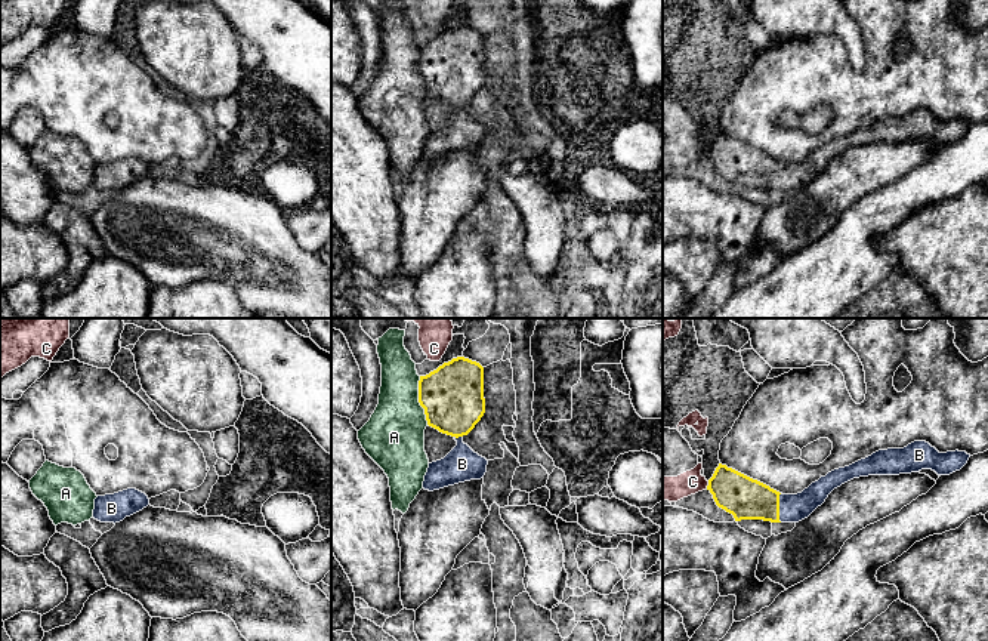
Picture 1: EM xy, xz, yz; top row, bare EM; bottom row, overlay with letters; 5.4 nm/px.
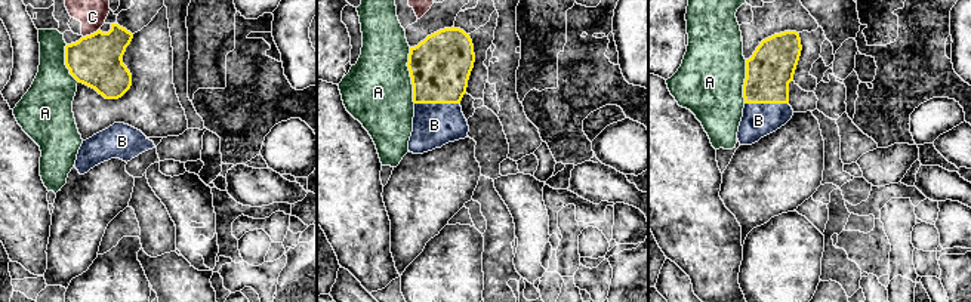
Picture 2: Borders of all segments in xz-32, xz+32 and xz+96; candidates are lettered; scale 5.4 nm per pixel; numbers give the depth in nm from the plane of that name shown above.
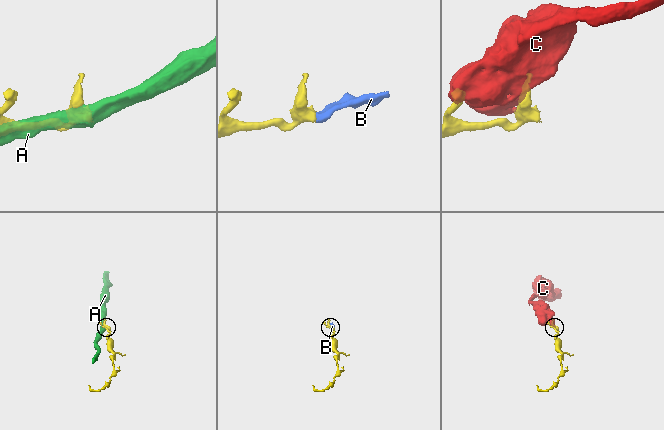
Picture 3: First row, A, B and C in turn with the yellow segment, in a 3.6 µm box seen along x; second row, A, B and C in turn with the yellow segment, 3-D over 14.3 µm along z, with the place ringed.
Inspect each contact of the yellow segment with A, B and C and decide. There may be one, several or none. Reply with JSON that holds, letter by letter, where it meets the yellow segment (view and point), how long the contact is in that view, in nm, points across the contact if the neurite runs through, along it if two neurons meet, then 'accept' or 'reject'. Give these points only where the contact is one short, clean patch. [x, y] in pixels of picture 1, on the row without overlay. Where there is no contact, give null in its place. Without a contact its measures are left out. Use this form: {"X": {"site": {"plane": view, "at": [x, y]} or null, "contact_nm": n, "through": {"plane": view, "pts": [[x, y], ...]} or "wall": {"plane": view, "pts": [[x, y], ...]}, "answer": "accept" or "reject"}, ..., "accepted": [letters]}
{"A": {"site": {"plane": "xz", "at": [419, 68]}, "contact_nm": 260, "wall": {"plane": "xz", "pts": [[419, 45], [419, 73], [428, 92]]}, "answer": "reject"}, "B": {"site": {"plane": "yz", "at": [778, 176]}, "contact_nm": 160, "answer": "accept"}, "C": {"site": {"plane": "yz", "at": [709, 153]}, "contact_nm": 40, "answer": "reject"}, "accepted": ["B"]}

